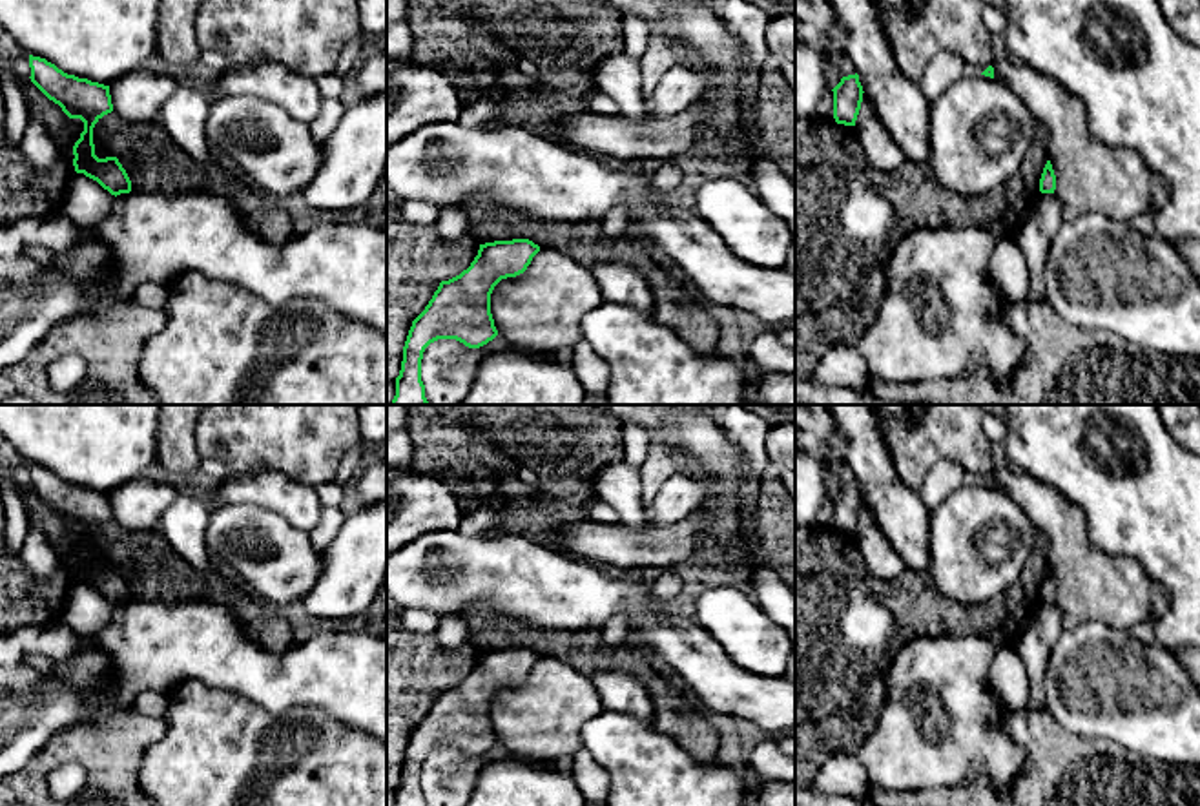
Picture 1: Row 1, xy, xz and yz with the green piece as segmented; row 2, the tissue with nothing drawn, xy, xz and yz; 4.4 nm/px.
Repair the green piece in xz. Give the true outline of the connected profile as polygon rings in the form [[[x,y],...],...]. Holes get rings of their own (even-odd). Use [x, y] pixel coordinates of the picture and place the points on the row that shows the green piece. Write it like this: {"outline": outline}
{"outline": [[[529,239],[485,243],[467,270],[440,283],[425,310],[412,321],[390,405],[429,405],[421,359],[430,343],[456,339],[480,348],[498,336],[491,294],[502,279],[523,274],[538,252],[540,246]]]}

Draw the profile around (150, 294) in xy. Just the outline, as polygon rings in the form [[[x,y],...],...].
[[[151,281],[142,283],[133,292],[133,299],[148,308],[164,310],[170,303],[168,284]]]

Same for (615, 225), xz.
[[[622,202],[615,204],[611,212],[600,221],[604,235],[618,239],[629,233],[629,215]]]

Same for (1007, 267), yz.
[[[1010,228],[999,230],[998,244],[988,261],[988,275],[999,288],[1005,303],[1025,303],[1029,295],[1027,261],[1018,248]]]

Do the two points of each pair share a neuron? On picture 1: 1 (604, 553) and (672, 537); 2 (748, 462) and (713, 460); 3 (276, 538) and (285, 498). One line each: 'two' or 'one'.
1: one
2: two
3: two

